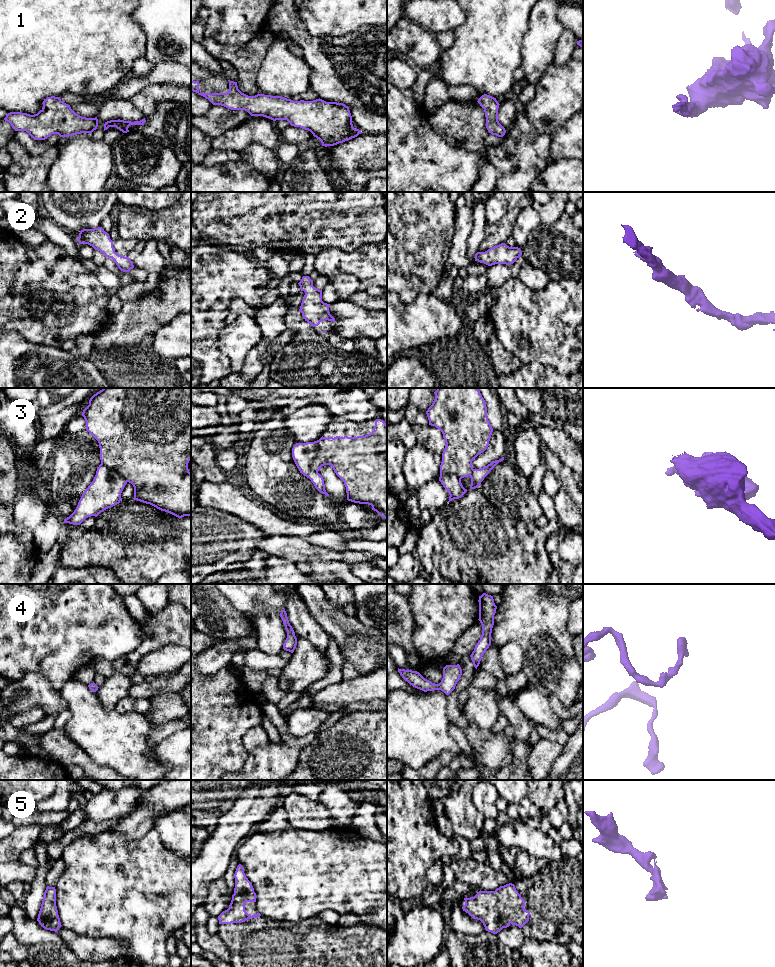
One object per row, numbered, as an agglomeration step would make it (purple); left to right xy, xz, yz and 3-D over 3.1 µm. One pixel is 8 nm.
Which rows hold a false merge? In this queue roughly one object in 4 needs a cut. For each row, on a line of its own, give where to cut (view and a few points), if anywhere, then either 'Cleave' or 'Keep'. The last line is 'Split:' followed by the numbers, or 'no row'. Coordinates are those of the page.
1: No split. Keep
2: No split. Keep
3: Split along xz (316, 441), (316, 457), (312, 461), (311, 467), (317, 472). Cleave
4: No split. Keep
5: No split. Keep
Split: 3

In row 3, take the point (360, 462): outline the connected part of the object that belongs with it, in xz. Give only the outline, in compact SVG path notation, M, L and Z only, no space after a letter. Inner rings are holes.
M377 419L370 434L321 437L312 470L331 465L344 482L347 500L372 506L387 519L387 424Z

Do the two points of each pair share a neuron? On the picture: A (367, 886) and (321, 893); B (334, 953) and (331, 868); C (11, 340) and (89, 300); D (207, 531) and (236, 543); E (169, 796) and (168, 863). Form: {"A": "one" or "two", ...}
{"A": "one", "B": "two", "C": "two", "D": "one", "E": "two"}

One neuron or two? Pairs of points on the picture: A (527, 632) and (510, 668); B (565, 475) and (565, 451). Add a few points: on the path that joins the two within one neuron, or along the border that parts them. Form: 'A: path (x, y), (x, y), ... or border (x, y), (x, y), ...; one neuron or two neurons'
A: border (501, 645), (516, 642), (520, 646), (522, 669); two neurons
B: border (548, 449), (572, 471); two neurons

